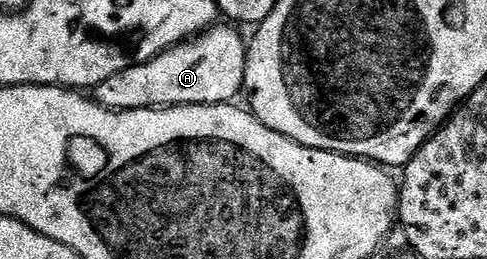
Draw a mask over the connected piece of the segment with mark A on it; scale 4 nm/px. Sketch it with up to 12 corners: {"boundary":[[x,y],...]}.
{"boundary":[[216,25],[94,88],[110,111],[231,103],[248,44]]}

